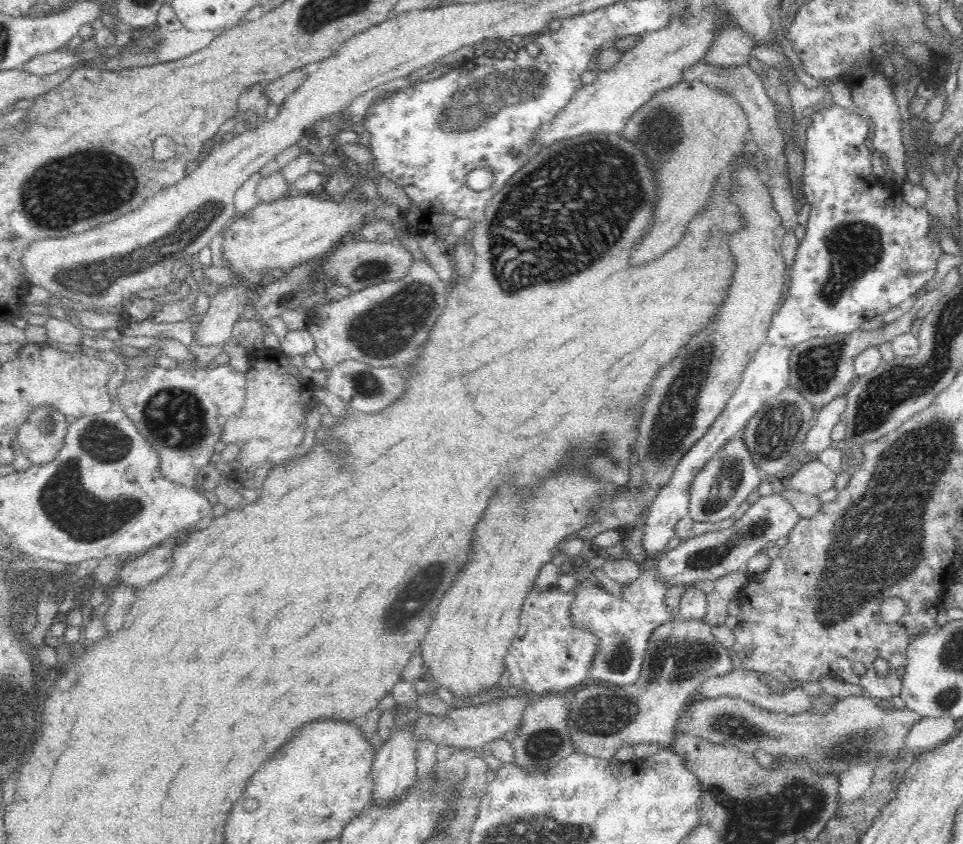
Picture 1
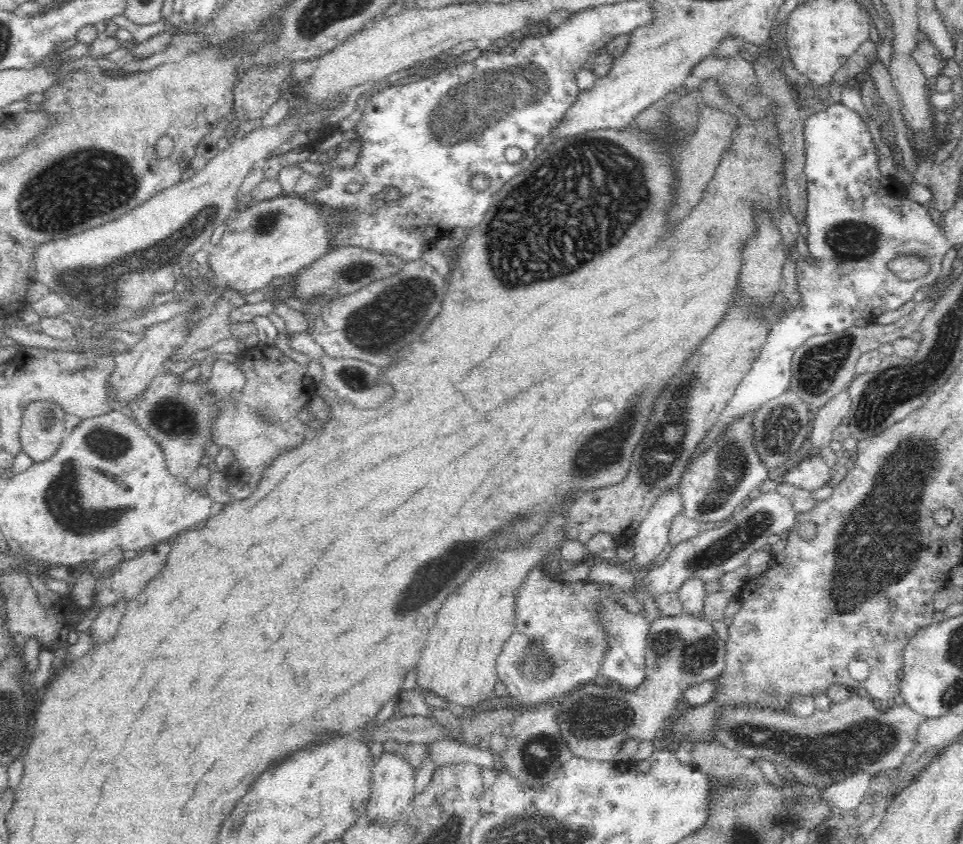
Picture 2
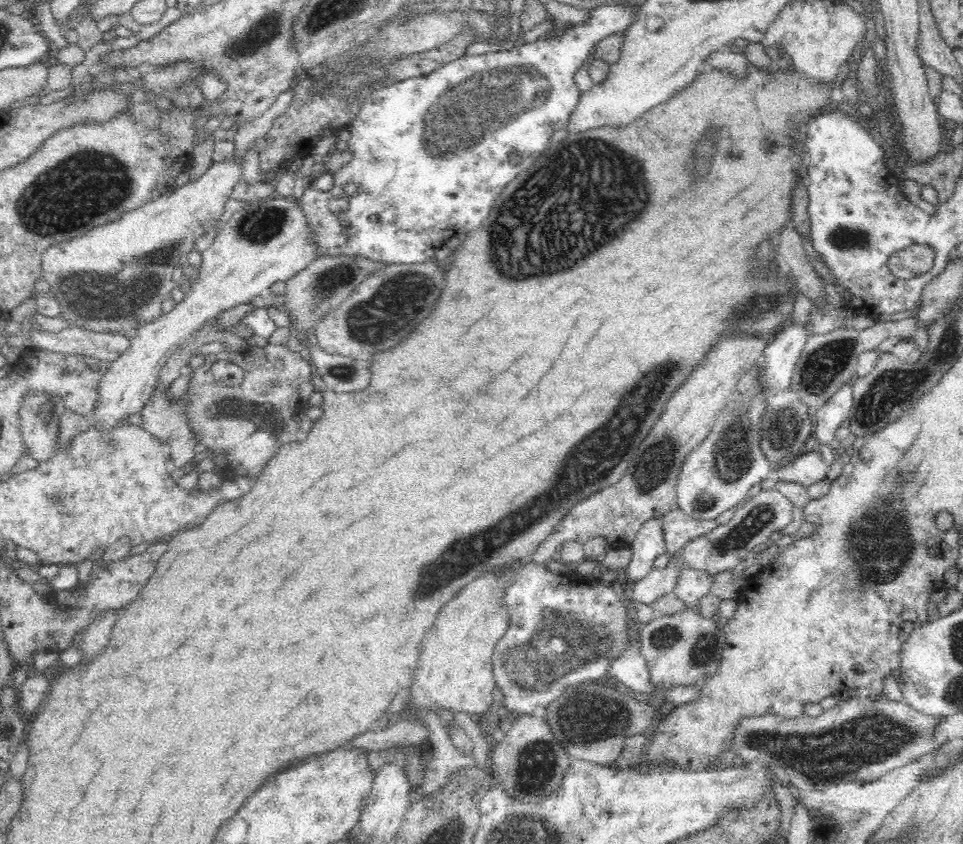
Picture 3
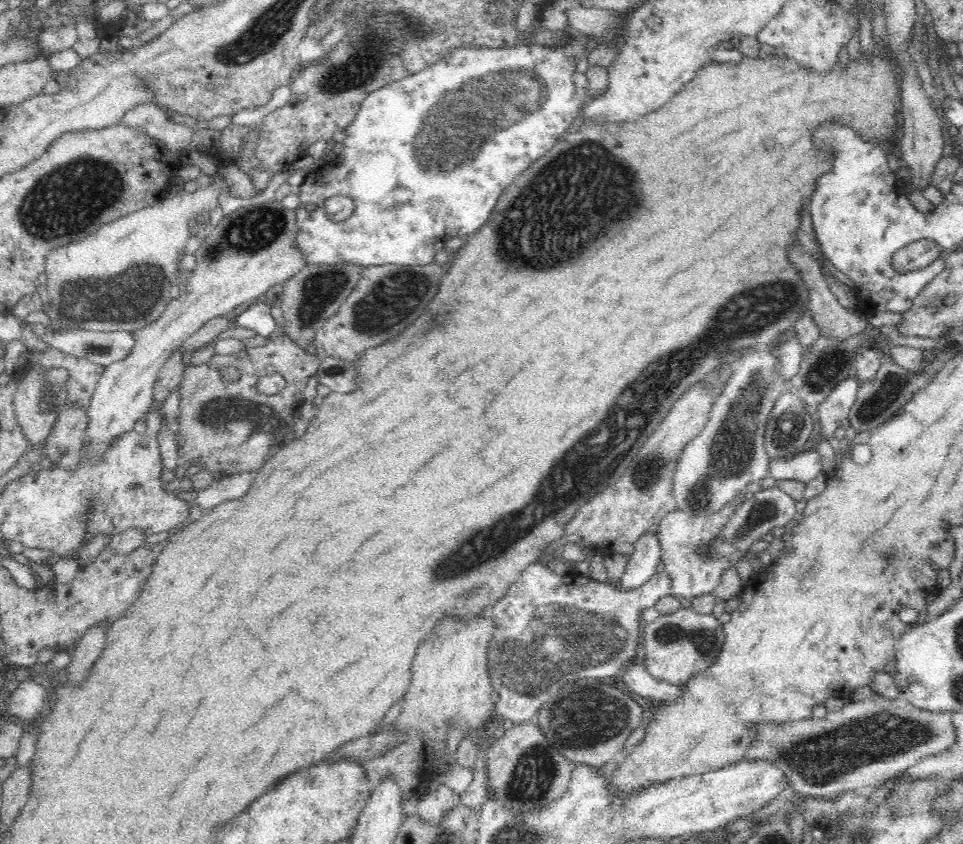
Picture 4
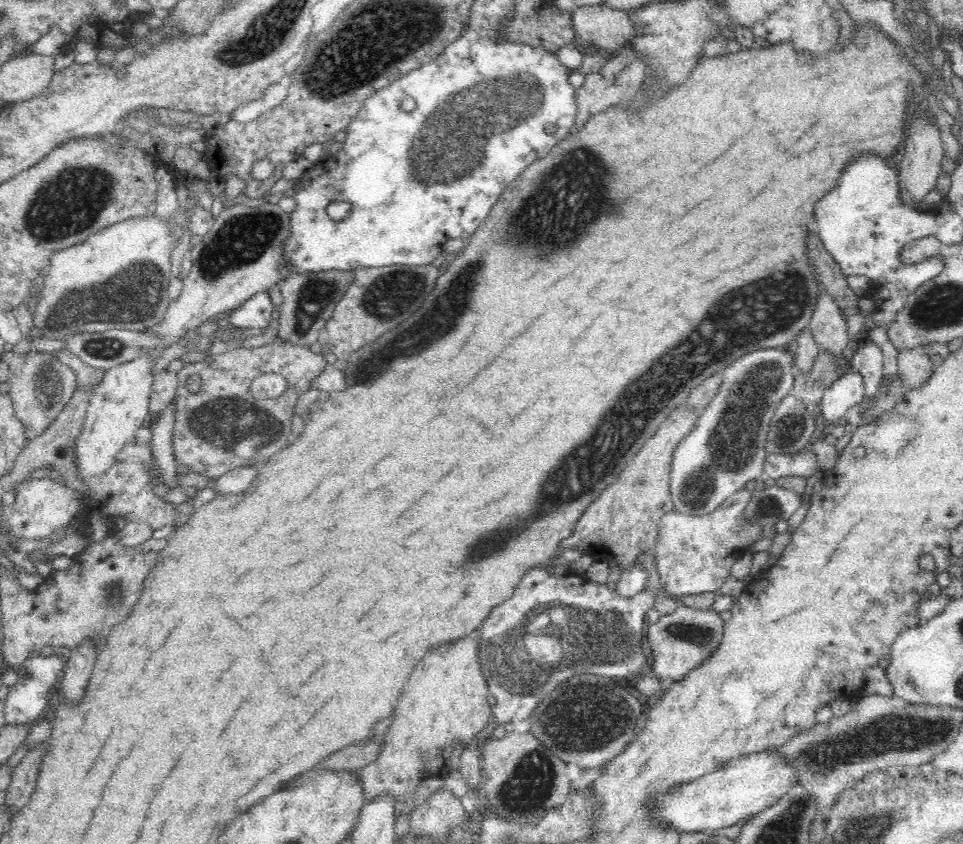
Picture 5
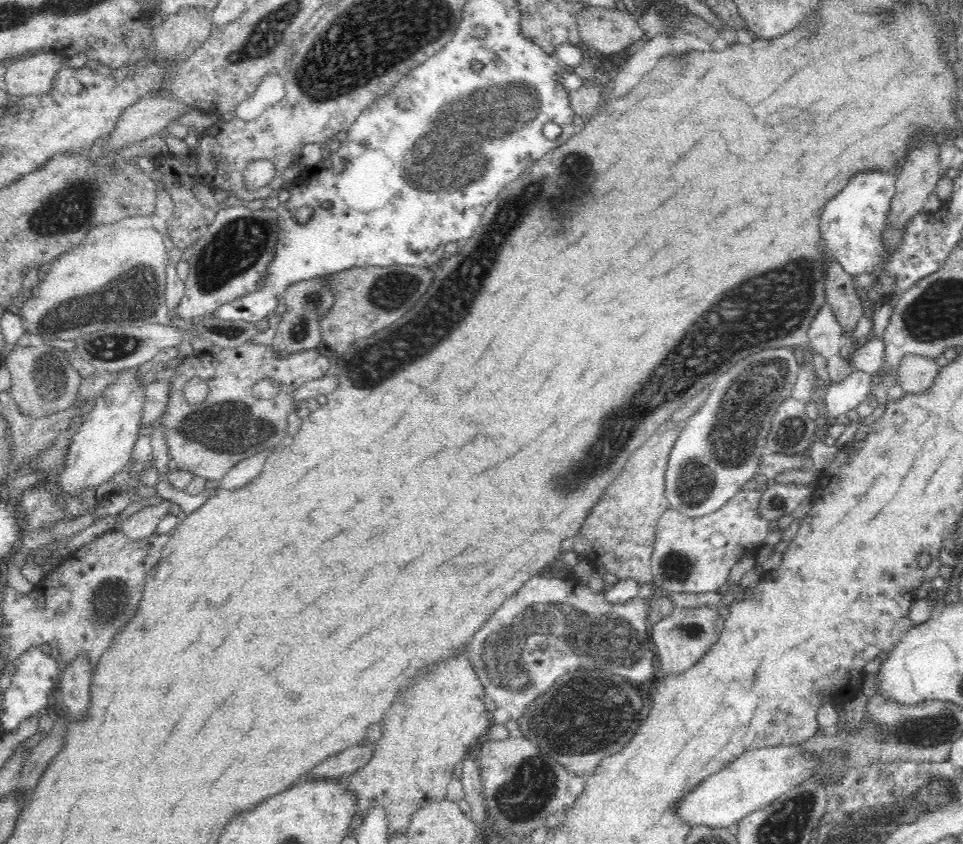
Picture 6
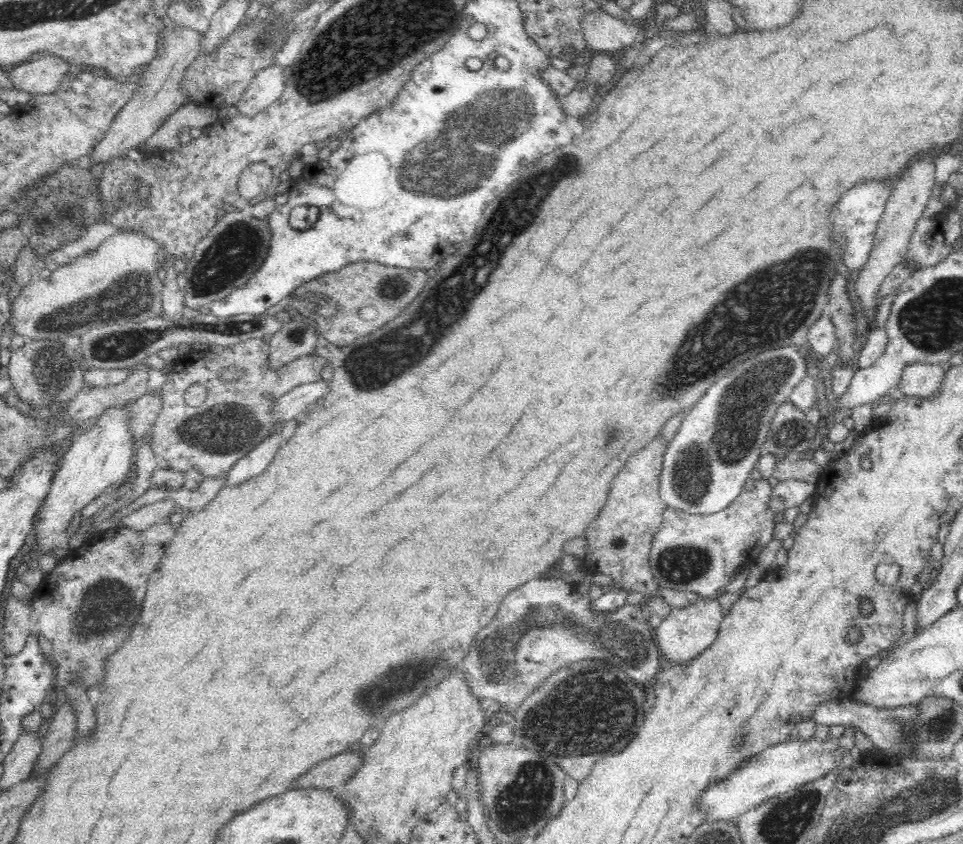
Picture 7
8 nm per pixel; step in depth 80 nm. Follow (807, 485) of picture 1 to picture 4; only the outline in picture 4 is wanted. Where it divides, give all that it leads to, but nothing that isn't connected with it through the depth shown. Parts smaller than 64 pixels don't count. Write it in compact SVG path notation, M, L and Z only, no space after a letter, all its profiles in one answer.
M814 448L798 452L792 459L781 456L770 458L769 476L777 481L798 480L807 483L824 472L820 454Z

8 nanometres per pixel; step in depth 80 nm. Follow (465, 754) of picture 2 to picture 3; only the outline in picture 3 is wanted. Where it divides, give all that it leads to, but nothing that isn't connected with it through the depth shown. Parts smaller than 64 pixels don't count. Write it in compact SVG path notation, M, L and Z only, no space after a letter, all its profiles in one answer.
M426 709L422 714L423 722L431 730L428 740L427 769L421 784L426 795L437 791L446 784L449 776L462 766L476 764L474 755L462 755L449 737L442 720L434 711Z

